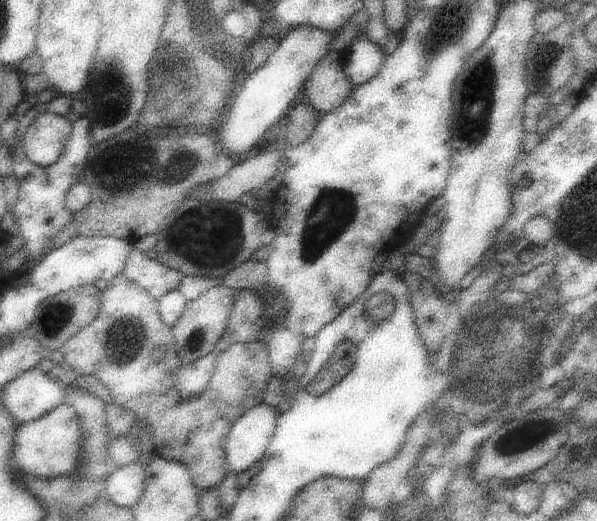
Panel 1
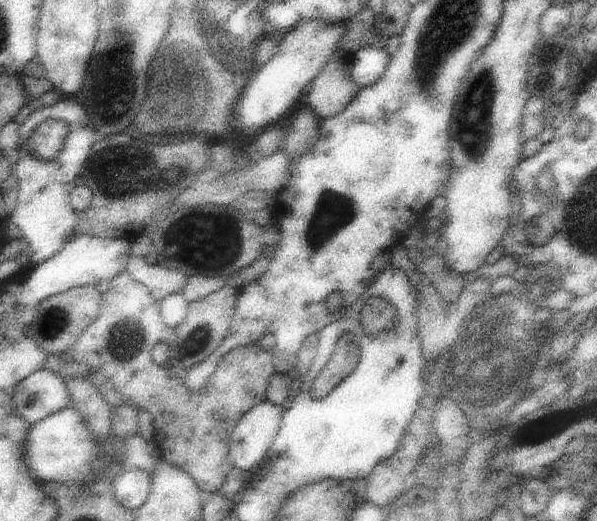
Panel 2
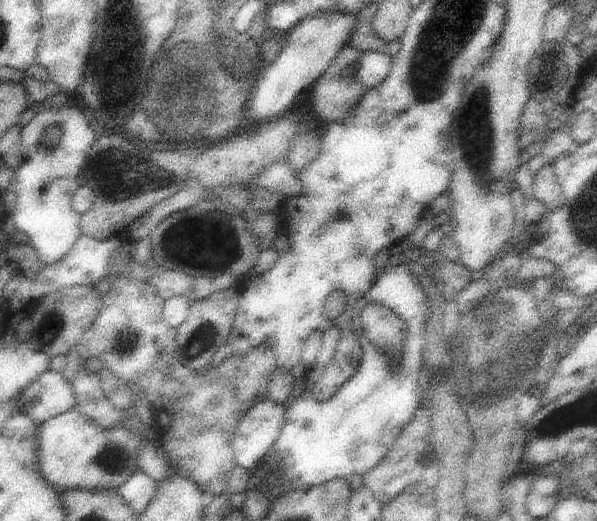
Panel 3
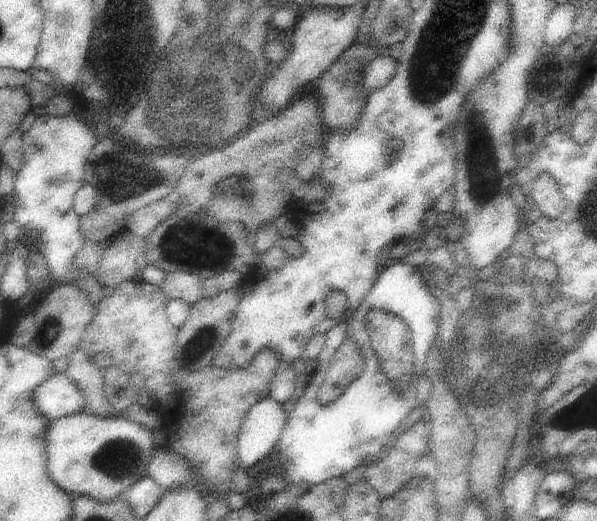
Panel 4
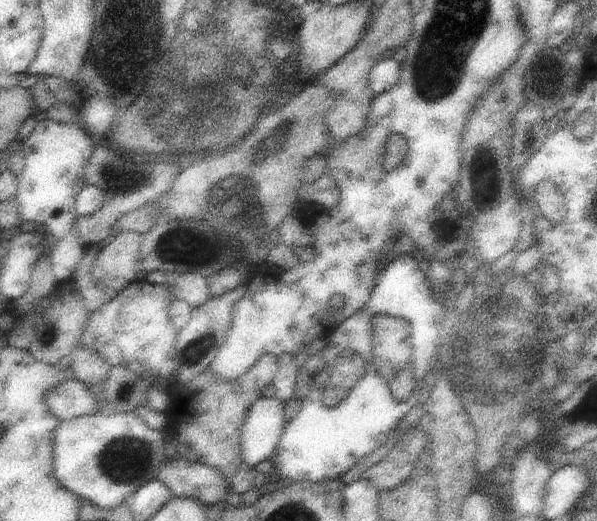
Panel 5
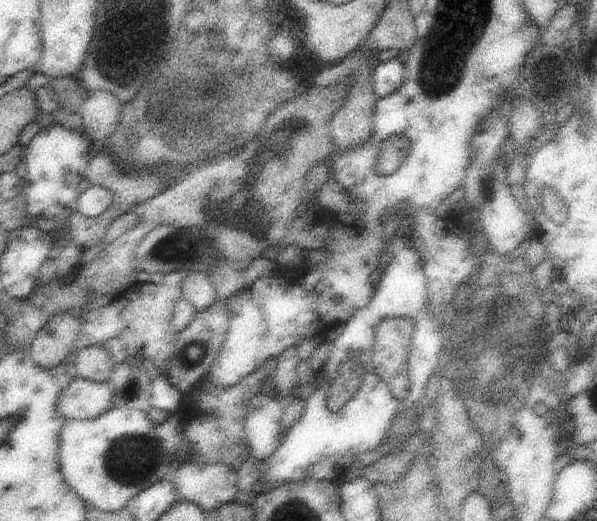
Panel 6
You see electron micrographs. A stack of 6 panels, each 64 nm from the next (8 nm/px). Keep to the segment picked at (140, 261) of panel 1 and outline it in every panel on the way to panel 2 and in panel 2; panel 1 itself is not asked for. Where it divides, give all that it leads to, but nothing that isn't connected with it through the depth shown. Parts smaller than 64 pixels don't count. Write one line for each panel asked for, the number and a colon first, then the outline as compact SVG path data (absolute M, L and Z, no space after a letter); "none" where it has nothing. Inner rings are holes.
2: M129 254L125 270L131 274L133 280L147 286L157 300L163 300L165 296L171 296L171 294L181 294L187 284L187 276L181 274L179 270L149 266L145 258L133 256L133 254Z

